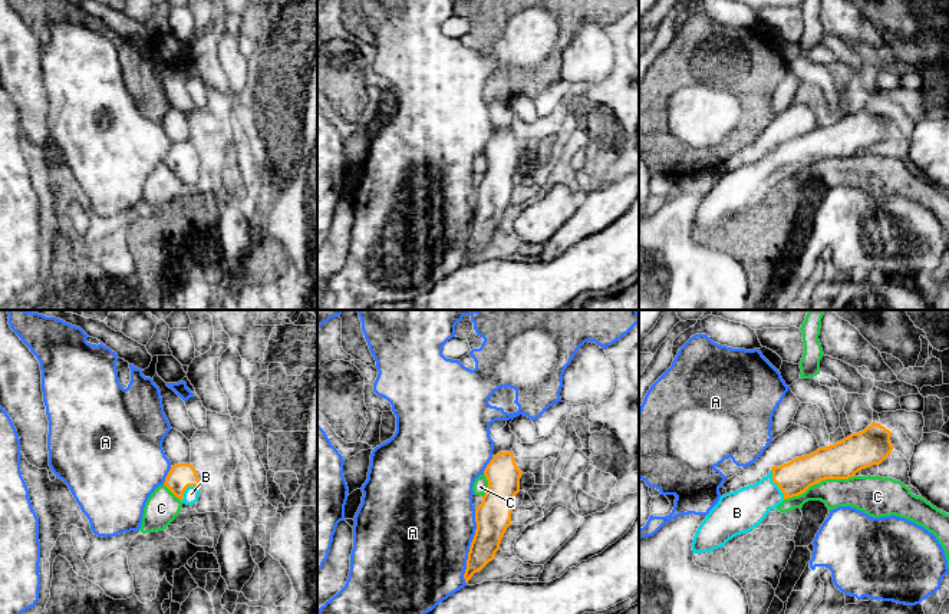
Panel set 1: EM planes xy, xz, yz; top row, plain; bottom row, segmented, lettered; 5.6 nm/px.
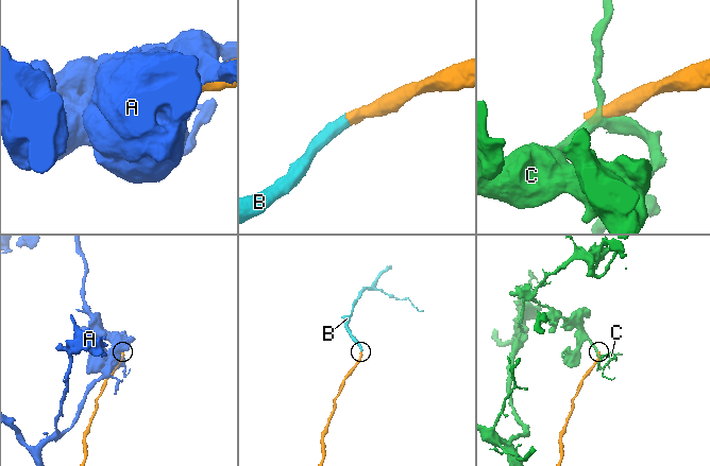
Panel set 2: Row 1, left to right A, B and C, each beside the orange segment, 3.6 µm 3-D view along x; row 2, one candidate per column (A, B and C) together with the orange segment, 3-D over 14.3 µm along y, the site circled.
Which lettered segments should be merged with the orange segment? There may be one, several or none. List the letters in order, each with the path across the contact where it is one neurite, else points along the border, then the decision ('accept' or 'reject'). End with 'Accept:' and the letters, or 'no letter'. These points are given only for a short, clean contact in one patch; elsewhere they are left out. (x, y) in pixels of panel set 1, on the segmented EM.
A: reject
B: way yz (794, 478), (775, 482), (758, 499), (741, 511); accept
C: reject
Accept: B

